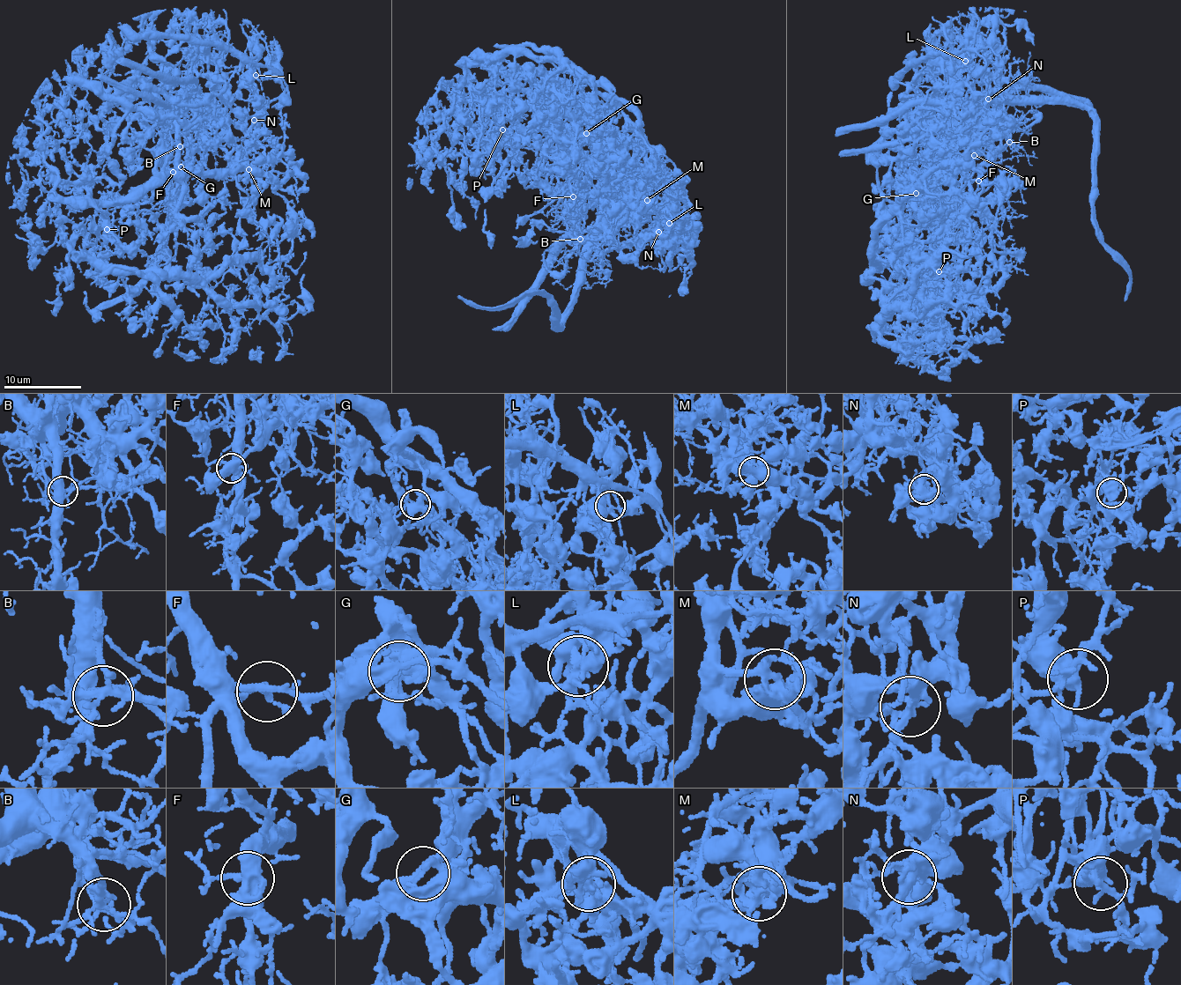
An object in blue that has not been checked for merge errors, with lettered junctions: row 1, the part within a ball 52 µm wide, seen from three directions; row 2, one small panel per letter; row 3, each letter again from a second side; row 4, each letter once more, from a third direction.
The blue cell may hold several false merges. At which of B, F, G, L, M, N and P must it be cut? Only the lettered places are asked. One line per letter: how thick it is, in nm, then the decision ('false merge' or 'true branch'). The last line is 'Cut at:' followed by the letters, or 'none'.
B: 240 nm thick; false merge
F: 200 nm thick; true branch
G: 160 nm thick; false merge
L: 300 nm thick; false merge
M: 400 nm thick; false merge
N: 300 nm thick; false merge
P: 280 nm thick; true branch
Cut at: B, G, L, M, N

